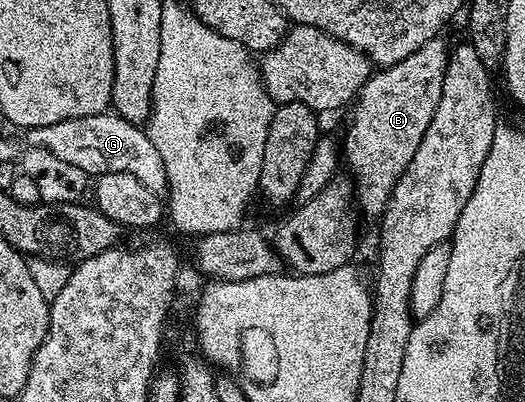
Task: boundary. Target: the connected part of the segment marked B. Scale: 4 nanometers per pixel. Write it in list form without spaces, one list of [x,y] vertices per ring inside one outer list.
[[[435,38],[424,42],[424,46],[420,46],[420,50],[416,50],[416,54],[408,54],[408,58],[404,58],[404,62],[396,62],[390,68],[382,68],[375,71],[371,75],[369,82],[367,82],[358,93],[356,99],[353,101],[352,109],[354,113],[350,116],[350,125],[346,128],[346,141],[341,141],[340,148],[344,153],[344,164],[350,167],[349,175],[352,177],[353,187],[356,189],[356,204],[359,209],[361,207],[368,215],[374,218],[381,217],[386,210],[386,203],[390,201],[392,190],[396,186],[396,182],[400,178],[400,174],[404,174],[404,170],[408,166],[408,162],[412,162],[412,158],[416,155],[417,148],[420,147],[420,138],[424,138],[424,130],[428,130],[428,122],[432,122],[432,114],[436,114],[436,106],[440,106],[440,90],[444,86],[444,70],[446,63],[450,57],[450,48],[448,44],[442,41],[442,38]]]

